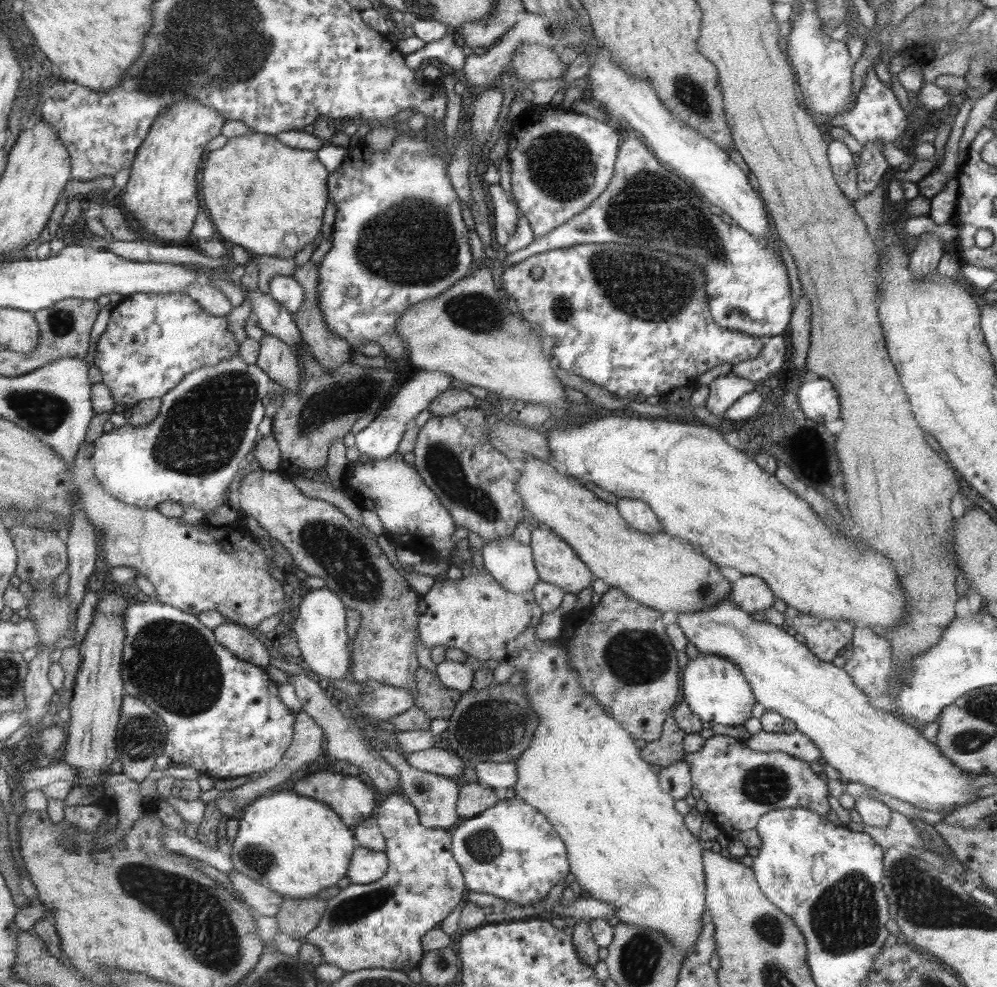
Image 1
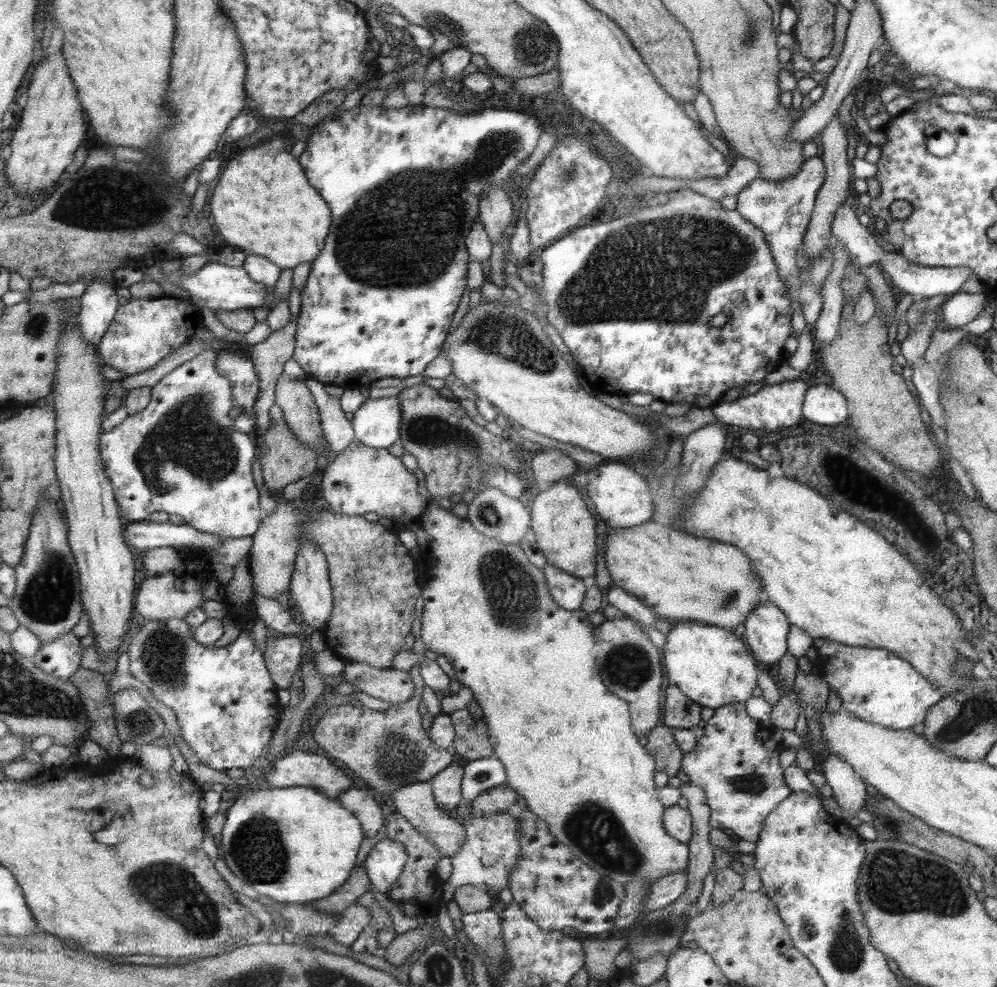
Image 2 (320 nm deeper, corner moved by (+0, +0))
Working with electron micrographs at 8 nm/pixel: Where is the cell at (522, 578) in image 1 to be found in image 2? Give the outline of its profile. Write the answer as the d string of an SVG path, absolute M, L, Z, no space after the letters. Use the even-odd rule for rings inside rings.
M492 487L473 498L465 519L479 534L506 545L518 545L530 527L528 506Z

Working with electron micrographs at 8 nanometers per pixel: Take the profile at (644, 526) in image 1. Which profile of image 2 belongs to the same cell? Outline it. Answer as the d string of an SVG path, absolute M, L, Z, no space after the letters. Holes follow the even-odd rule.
M623 463L599 464L586 472L586 478L587 497L607 530L632 528L637 524L643 525L651 518L653 499L645 480Z

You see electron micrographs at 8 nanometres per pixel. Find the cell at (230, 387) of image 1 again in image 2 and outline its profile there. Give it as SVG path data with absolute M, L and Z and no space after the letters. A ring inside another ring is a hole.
M207 350L176 366L163 375L150 390L149 402L143 410L128 414L121 424L103 434L102 457L113 483L122 518L128 522L148 521L153 512L181 516L185 525L197 532L220 538L251 537L263 518L257 502L257 486L251 478L251 458L255 446L249 436L231 428L227 410L231 408L233 391L230 383L215 367L216 352Z

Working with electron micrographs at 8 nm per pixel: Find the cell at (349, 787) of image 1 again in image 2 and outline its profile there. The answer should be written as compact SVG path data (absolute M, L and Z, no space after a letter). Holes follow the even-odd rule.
M293 750L283 757L275 758L272 769L267 773L269 788L287 788L287 786L306 786L322 792L327 798L337 798L351 788L349 778L337 770L326 756Z

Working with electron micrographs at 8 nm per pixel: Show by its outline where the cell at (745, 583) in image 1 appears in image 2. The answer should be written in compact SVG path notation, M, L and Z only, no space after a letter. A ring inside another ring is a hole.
M764 601L750 612L743 624L744 641L764 669L775 667L786 656L785 636L789 624L785 615L779 607Z

